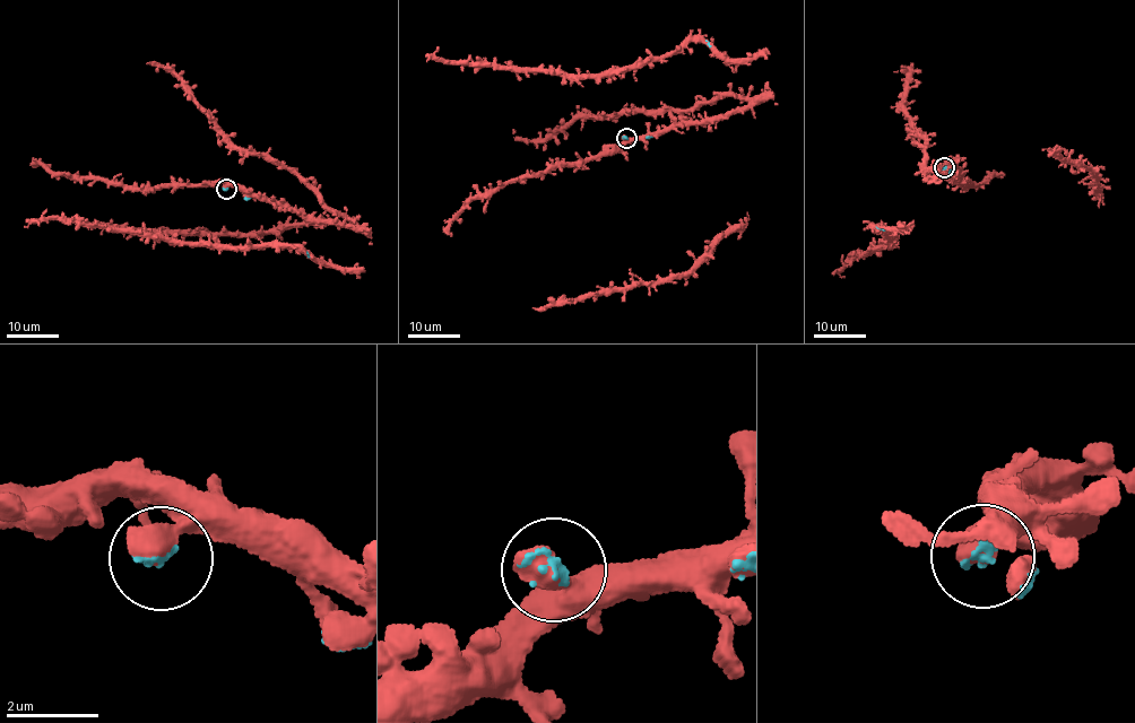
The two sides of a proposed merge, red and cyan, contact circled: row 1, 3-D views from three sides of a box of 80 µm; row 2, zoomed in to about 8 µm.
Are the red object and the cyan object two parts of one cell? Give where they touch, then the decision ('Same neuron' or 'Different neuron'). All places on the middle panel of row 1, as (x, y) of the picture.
Place: (626, 138). Same neuron

